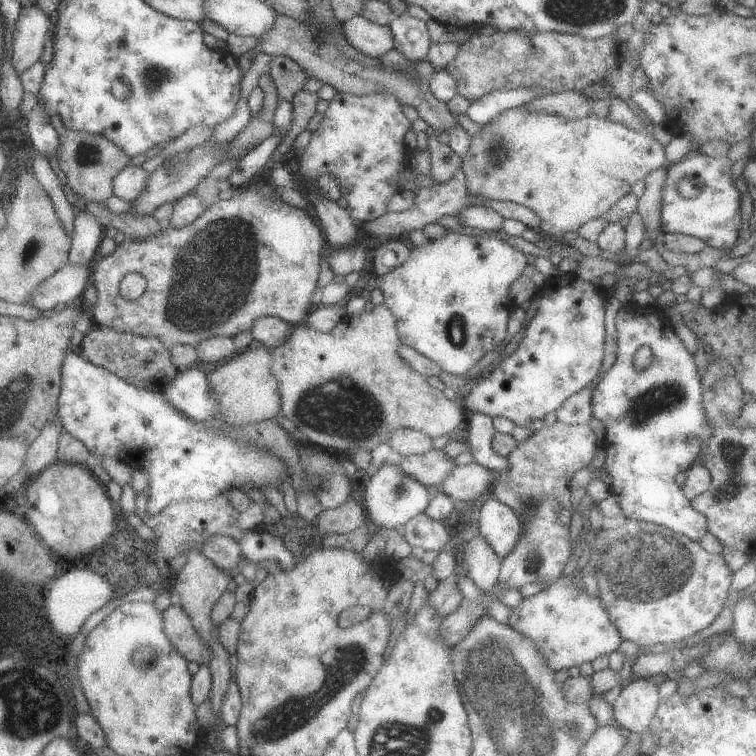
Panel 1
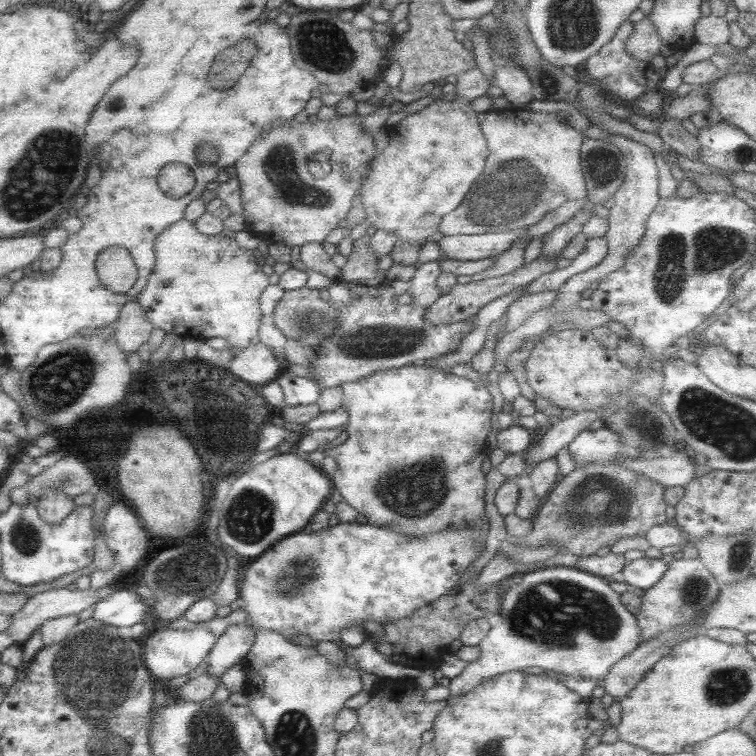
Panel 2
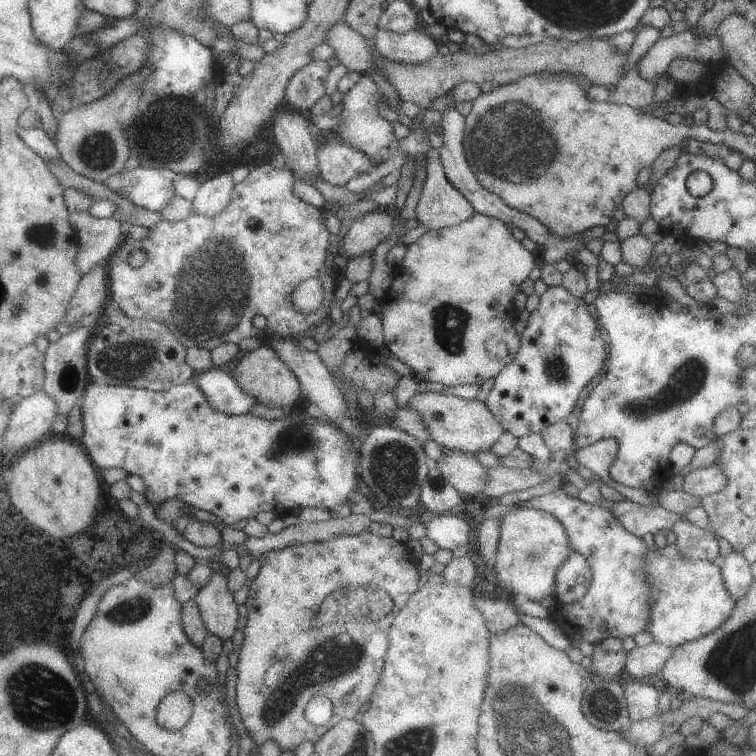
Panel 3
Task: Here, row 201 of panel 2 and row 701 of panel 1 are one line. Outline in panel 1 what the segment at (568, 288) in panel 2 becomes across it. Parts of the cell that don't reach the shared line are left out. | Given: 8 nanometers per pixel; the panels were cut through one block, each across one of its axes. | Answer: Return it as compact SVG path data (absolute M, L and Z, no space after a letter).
M631 678L623 683L611 705L613 724L630 733L645 731L657 708L657 685L644 678Z

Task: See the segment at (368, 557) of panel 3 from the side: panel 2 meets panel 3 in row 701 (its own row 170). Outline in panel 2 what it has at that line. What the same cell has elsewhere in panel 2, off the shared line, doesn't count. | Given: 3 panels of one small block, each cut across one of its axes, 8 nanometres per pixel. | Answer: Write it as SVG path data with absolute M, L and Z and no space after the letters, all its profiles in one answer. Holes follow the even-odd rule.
M357 113L349 114L349 116L342 116L337 120L319 120L316 122L301 122L296 123L292 120L287 122L273 122L269 125L269 129L265 129L264 132L258 137L256 142L253 142L248 148L247 151L235 161L235 178L239 184L240 190L240 200L241 200L241 209L242 217L245 221L246 228L251 230L255 237L259 240L264 240L267 244L273 244L275 242L281 242L283 246L287 248L299 248L303 246L305 242L322 242L323 238L331 232L331 230L337 228L337 224L341 220L345 220L348 209L351 207L351 200L355 198L357 191L360 190L363 180L365 180L365 172L368 170L369 160L376 154L379 149L380 137L370 136L362 132L359 128L360 116ZM313 154L323 154L329 160L329 173L323 176L323 178L313 178L309 174L309 169L307 169L307 159L309 159Z

